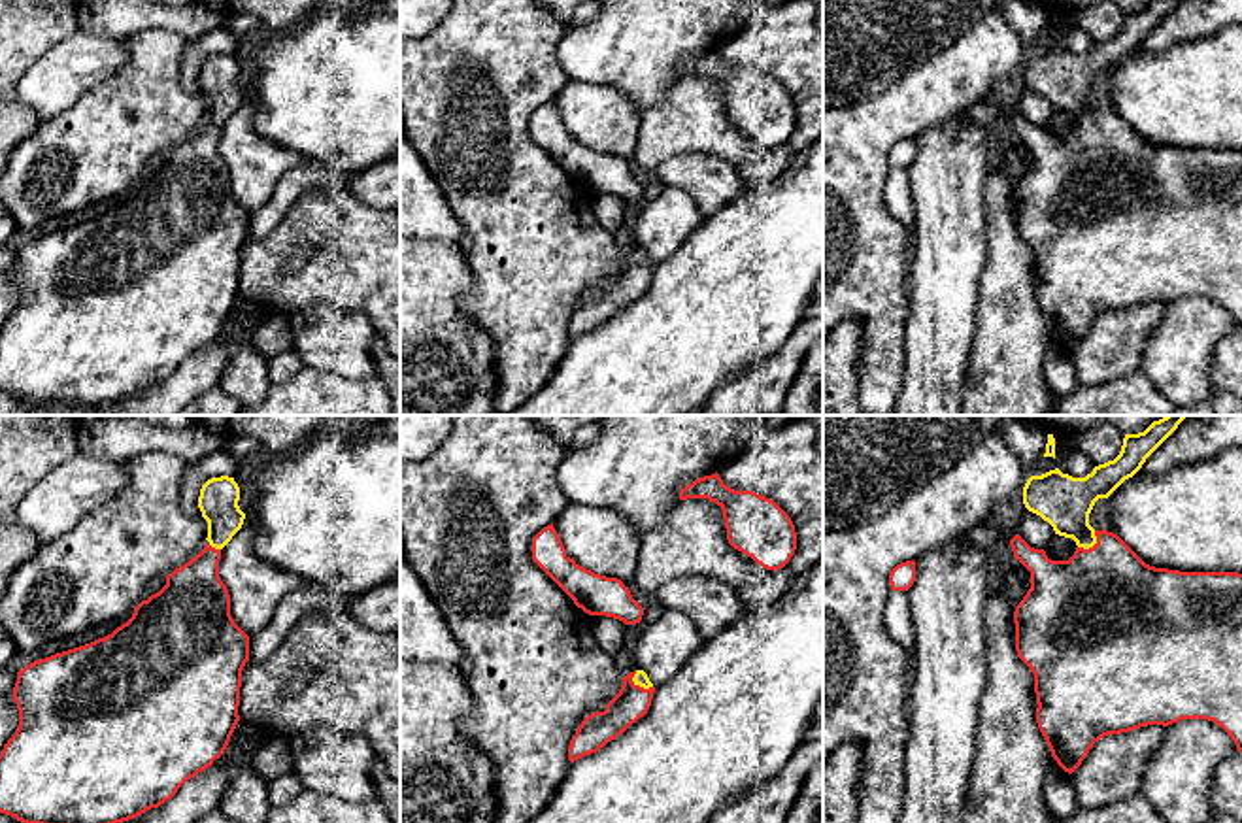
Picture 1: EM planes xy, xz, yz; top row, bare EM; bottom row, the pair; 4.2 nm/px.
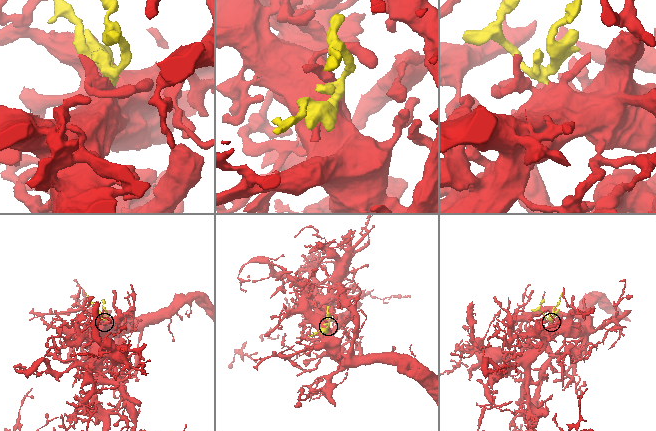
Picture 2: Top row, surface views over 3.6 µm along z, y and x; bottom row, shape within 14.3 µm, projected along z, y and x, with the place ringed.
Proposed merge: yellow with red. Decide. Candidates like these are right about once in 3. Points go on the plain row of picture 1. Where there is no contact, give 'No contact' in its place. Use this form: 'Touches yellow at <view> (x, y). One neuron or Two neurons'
Touches yellow at xz (638, 261). One neuron

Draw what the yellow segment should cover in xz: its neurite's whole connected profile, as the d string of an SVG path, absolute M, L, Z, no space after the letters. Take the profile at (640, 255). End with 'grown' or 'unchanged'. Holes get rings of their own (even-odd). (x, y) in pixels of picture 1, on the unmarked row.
M634 247L623 255L619 270L606 281L604 289L587 293L578 304L568 323L568 338L596 330L615 317L632 300L644 294L651 283L655 264L644 247Z; grown

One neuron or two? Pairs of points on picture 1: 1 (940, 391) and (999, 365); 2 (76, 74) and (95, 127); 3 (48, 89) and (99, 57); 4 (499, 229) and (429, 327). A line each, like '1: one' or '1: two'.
1: two
2: two
3: one
4: two

